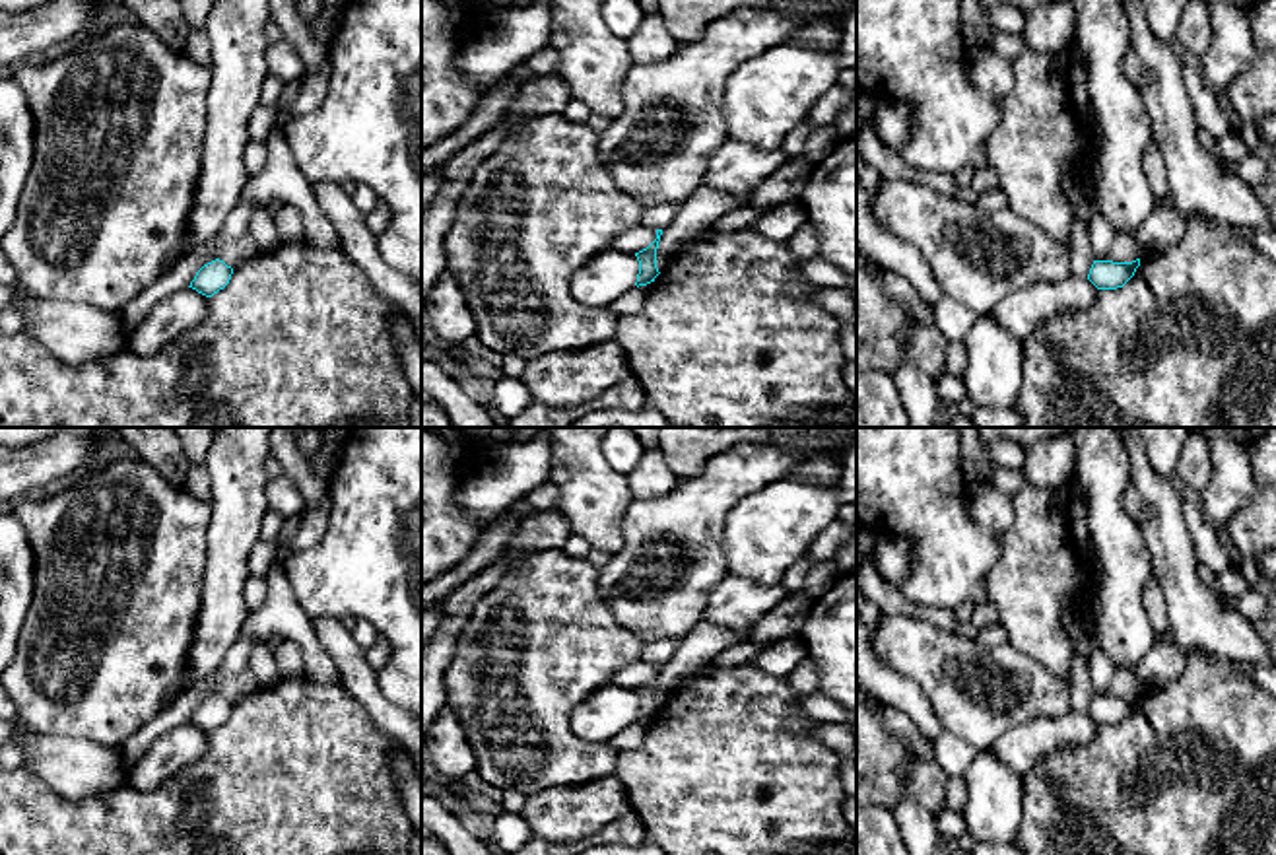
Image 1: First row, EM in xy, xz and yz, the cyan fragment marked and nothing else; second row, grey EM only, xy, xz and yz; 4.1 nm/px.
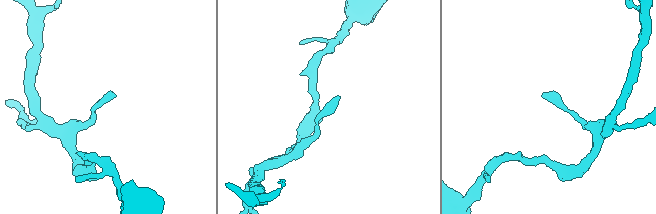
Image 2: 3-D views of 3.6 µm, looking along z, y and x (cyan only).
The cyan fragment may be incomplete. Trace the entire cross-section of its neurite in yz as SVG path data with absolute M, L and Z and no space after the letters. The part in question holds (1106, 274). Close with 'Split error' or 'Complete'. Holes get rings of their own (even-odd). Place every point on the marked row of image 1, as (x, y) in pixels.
M1140 258L1132 262L1113 262L1113 260L1093 260L1088 280L1097 290L1117 290L1123 288L1140 266Z. Complete

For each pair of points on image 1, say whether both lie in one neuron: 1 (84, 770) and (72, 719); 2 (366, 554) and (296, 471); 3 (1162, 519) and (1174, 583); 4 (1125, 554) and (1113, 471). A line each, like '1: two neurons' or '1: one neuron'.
1: two neurons
2: two neurons
3: one neuron
4: one neuron

